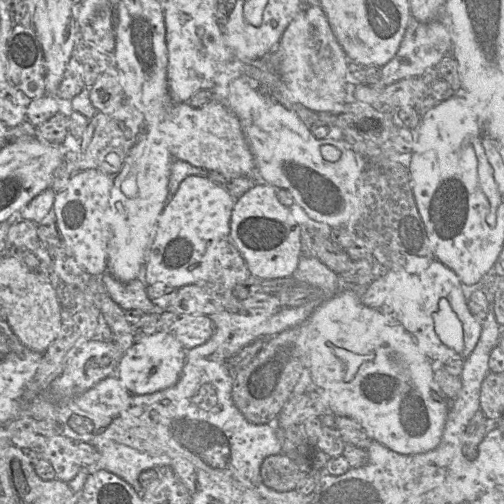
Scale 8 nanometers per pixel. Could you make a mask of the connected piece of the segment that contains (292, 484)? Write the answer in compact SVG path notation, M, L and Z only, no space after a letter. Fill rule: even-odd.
M284 454L272 455L263 461L261 477L267 487L277 492L287 492L296 489L302 469Z

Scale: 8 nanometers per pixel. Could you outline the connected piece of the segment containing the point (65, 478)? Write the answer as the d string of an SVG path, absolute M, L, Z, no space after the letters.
M62 435L51 437L39 453L41 458L46 459L53 466L56 479L66 483L84 467L75 449L75 442Z

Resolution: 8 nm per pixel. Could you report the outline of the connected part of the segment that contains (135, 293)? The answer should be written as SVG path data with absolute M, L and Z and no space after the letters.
M105 272L102 282L107 293L124 311L139 309L148 314L160 314L164 309L156 306L147 296L145 286L137 278L123 283L116 280L112 275Z

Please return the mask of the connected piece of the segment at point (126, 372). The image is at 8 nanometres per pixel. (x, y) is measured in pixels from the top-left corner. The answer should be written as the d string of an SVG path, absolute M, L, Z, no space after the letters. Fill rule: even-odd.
M171 331L156 332L136 341L122 356L118 377L125 388L135 395L152 394L175 385L182 373L187 350Z

